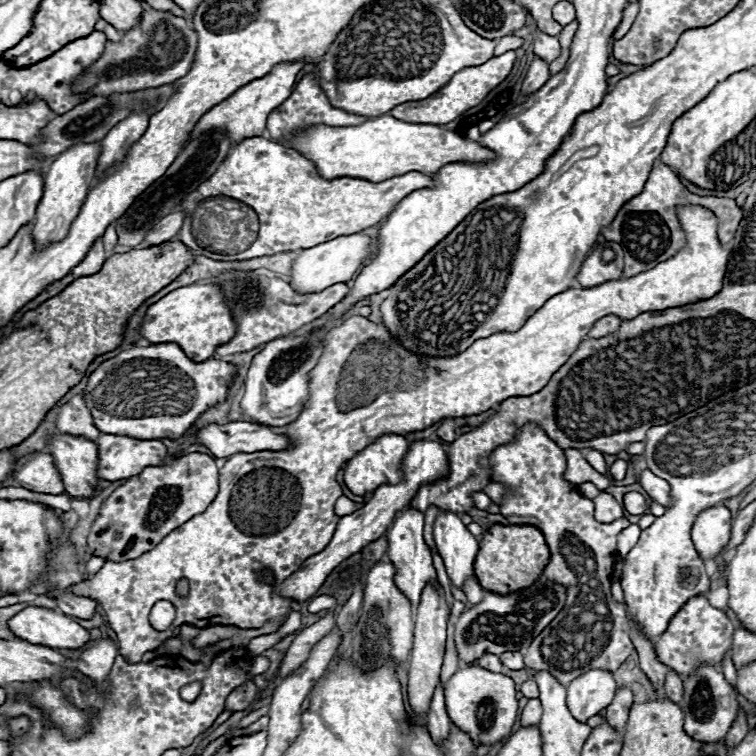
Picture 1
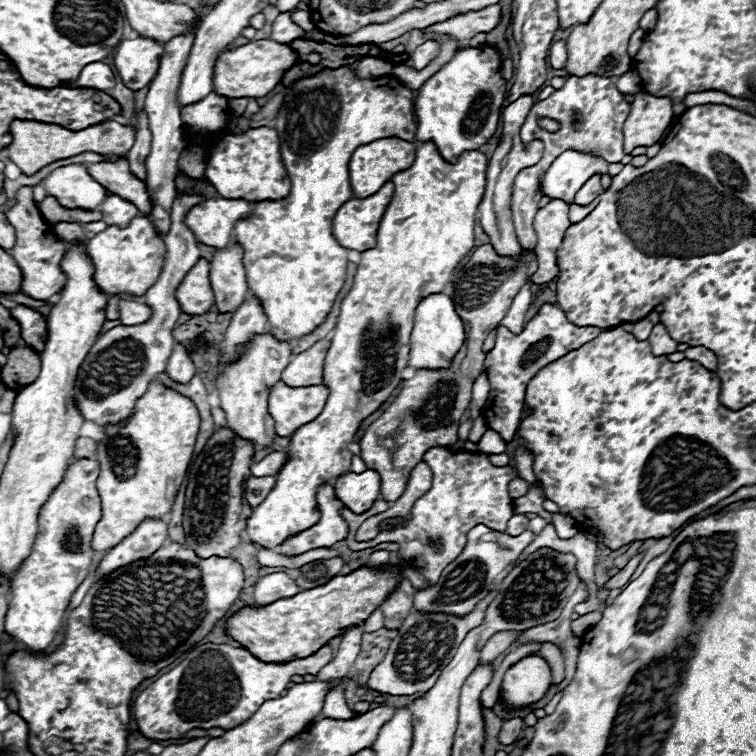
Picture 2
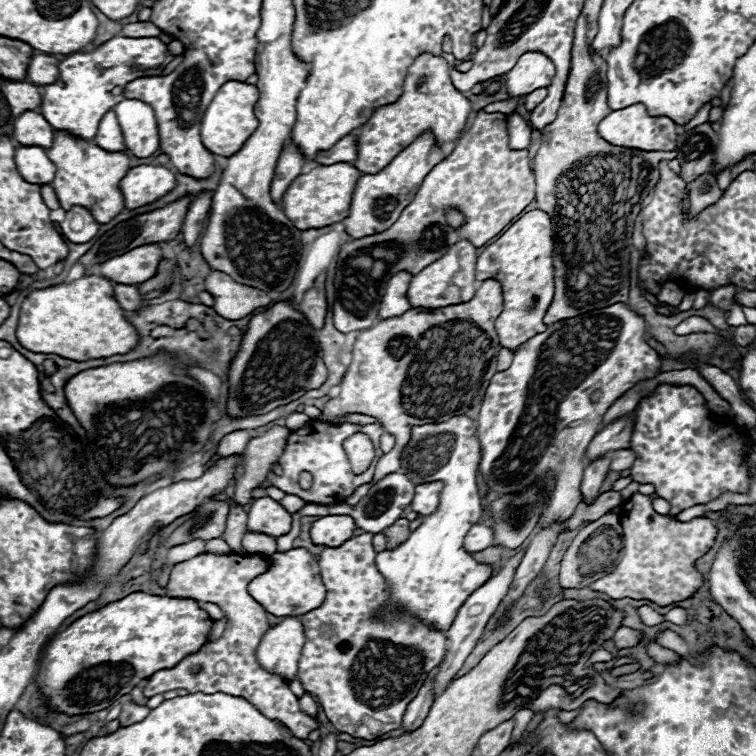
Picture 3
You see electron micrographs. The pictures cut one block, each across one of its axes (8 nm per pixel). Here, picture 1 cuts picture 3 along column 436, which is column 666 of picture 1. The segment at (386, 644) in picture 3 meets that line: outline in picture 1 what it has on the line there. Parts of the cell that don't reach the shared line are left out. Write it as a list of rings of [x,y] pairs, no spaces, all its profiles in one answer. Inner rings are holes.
[[[694,596],[672,618],[668,630],[656,640],[656,654],[662,664],[670,666],[682,676],[688,676],[690,670],[694,670],[694,666],[700,666],[702,662],[720,664],[726,650],[732,646],[732,632],[734,626],[722,610],[710,606],[704,596]]]

